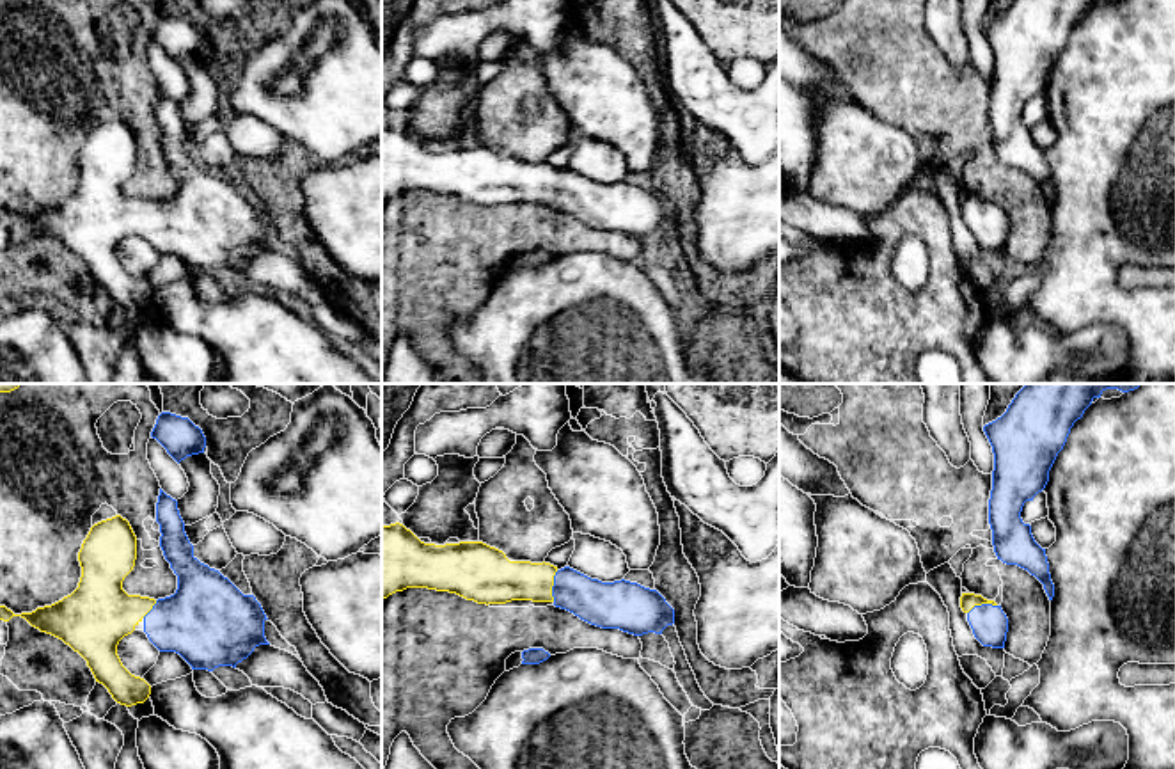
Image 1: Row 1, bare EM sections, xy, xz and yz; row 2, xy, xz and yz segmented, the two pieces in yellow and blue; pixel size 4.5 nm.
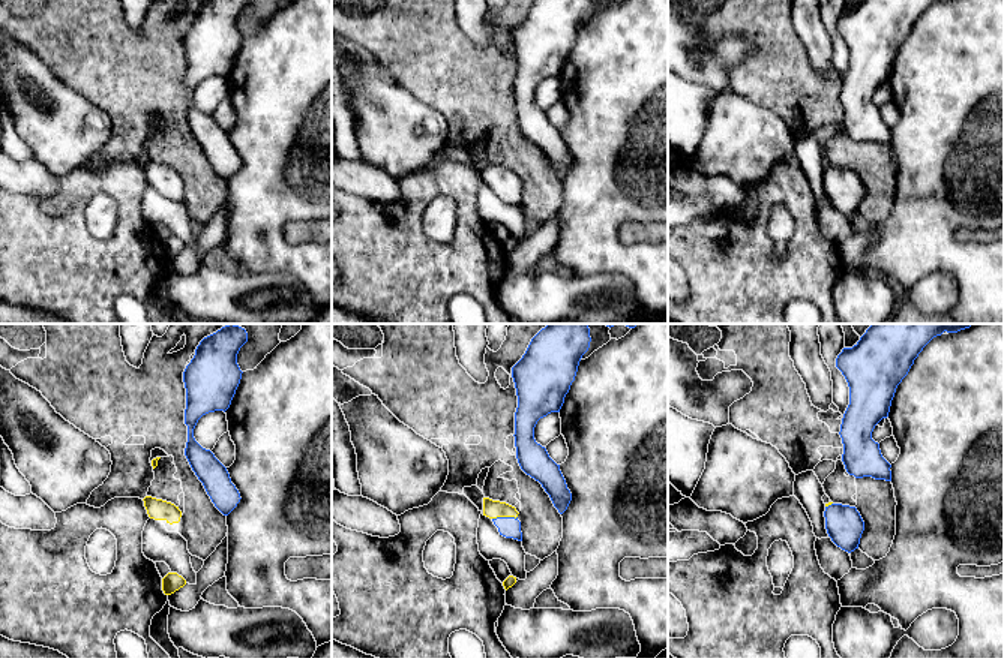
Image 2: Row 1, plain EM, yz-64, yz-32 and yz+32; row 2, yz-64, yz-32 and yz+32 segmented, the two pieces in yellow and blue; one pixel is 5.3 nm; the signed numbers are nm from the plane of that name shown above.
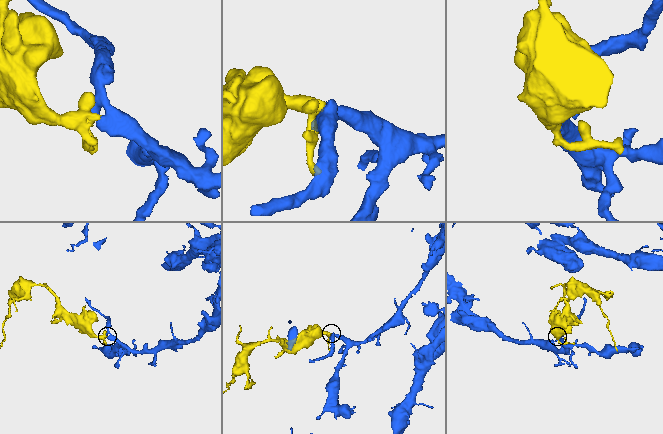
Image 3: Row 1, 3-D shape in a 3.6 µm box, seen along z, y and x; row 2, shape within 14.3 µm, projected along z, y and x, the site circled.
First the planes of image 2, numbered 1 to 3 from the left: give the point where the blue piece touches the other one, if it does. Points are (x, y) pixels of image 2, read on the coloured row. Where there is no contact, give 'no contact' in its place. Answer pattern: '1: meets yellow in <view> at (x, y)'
1: no contact
2: meets yellow in yz-32 at (505, 516)
3: meets yellow in yz+32 at (829, 504)

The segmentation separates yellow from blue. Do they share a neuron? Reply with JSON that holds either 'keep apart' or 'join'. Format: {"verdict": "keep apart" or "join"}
{"verdict": "join"}

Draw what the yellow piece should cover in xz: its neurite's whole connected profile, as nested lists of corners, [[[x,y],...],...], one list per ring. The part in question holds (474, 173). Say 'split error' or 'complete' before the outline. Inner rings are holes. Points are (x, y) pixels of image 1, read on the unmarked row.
split error | [[[399,124],[382,128],[382,202],[406,190],[449,194],[486,208],[506,206],[511,202],[552,204],[556,210],[566,211],[591,227],[602,231],[619,231],[634,238],[643,238],[648,234],[662,236],[667,227],[674,226],[674,211],[666,204],[666,201],[657,192],[644,190],[637,185],[625,181],[602,185],[570,169],[559,172],[545,163],[509,163],[502,153],[483,144],[460,144],[446,147],[424,146]]]

